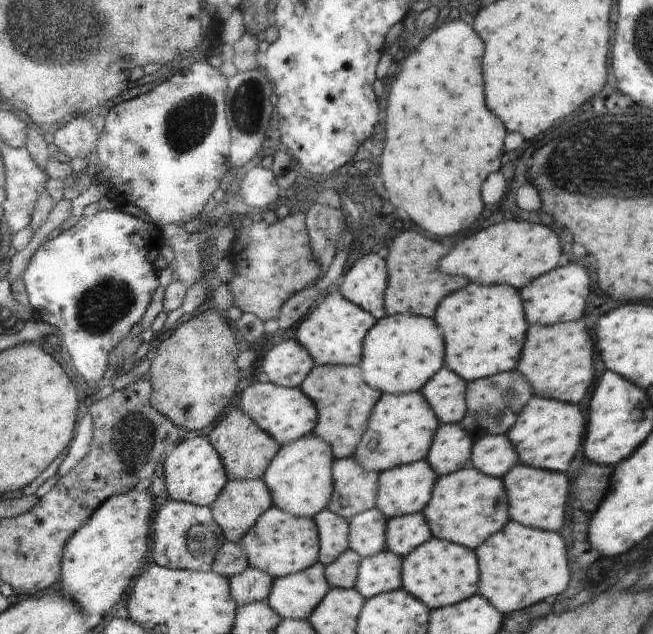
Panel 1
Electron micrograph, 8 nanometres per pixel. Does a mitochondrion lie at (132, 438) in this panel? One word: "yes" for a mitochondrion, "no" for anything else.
yes

